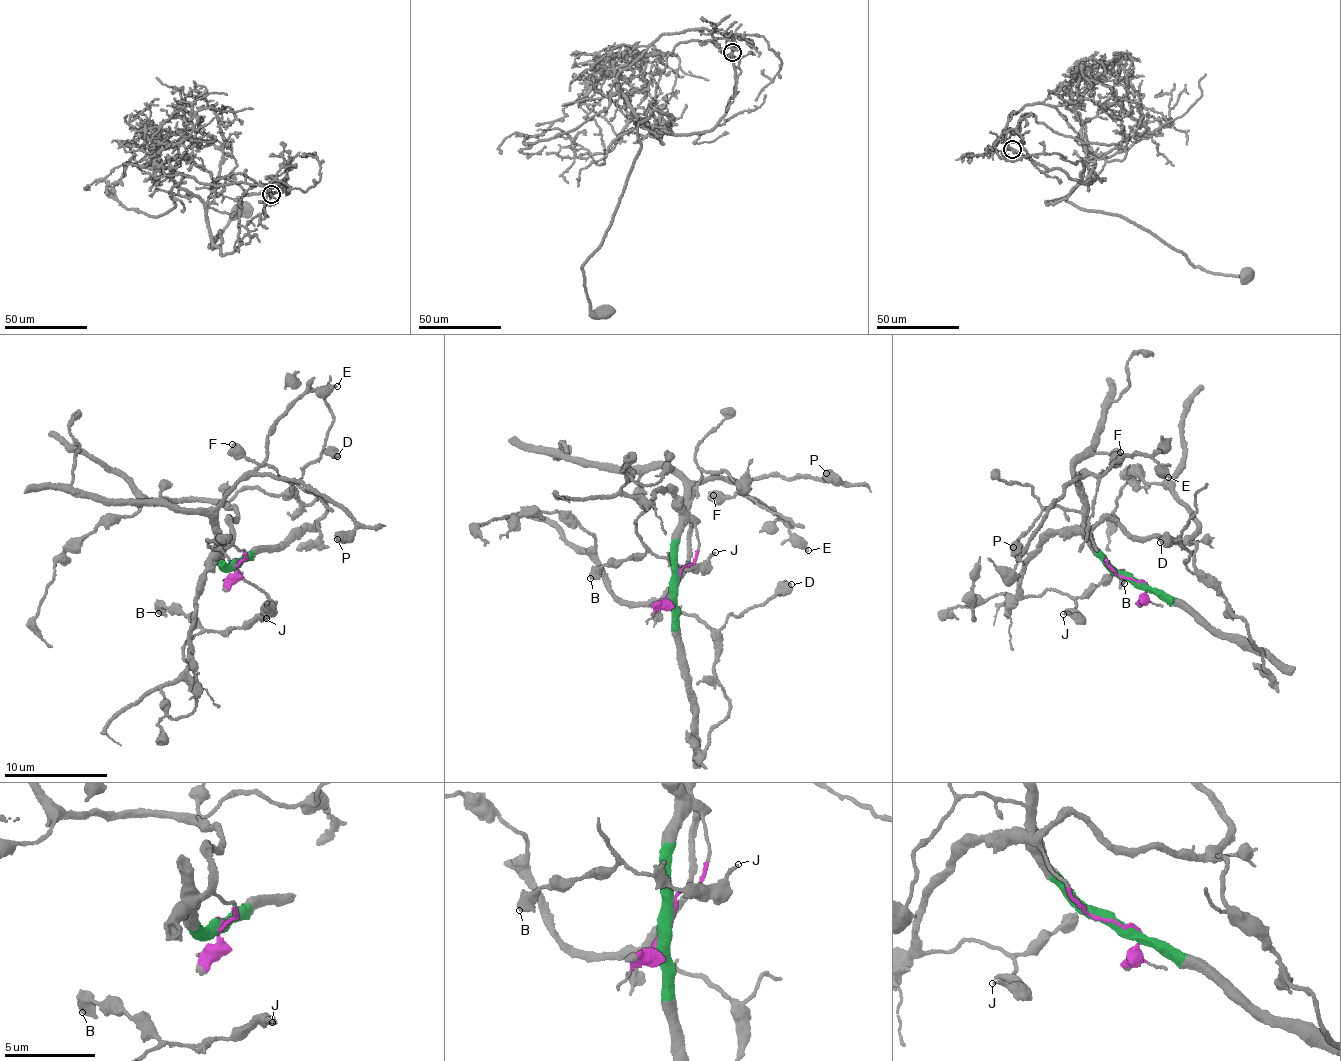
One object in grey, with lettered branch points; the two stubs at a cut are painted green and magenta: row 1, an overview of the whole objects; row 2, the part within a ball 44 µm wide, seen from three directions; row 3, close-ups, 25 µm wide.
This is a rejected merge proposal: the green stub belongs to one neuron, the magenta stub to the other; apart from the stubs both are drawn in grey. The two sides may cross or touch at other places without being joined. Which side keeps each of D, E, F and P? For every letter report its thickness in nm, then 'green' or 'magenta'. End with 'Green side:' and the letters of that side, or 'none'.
D: 550 nm | magenta
E: 380 nm | green
F: 600 nm | green
P: 700 nm | green
Green side: E, F, P

